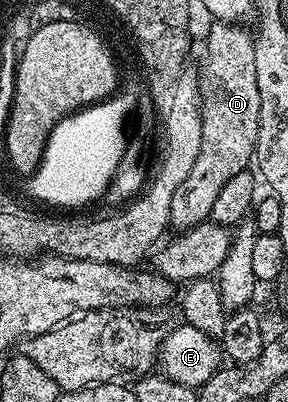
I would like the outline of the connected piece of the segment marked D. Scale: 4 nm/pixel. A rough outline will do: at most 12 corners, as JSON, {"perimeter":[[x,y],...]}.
{"perimeter":[[211,22],[200,154],[170,227],[207,222],[258,150],[255,36]]}

